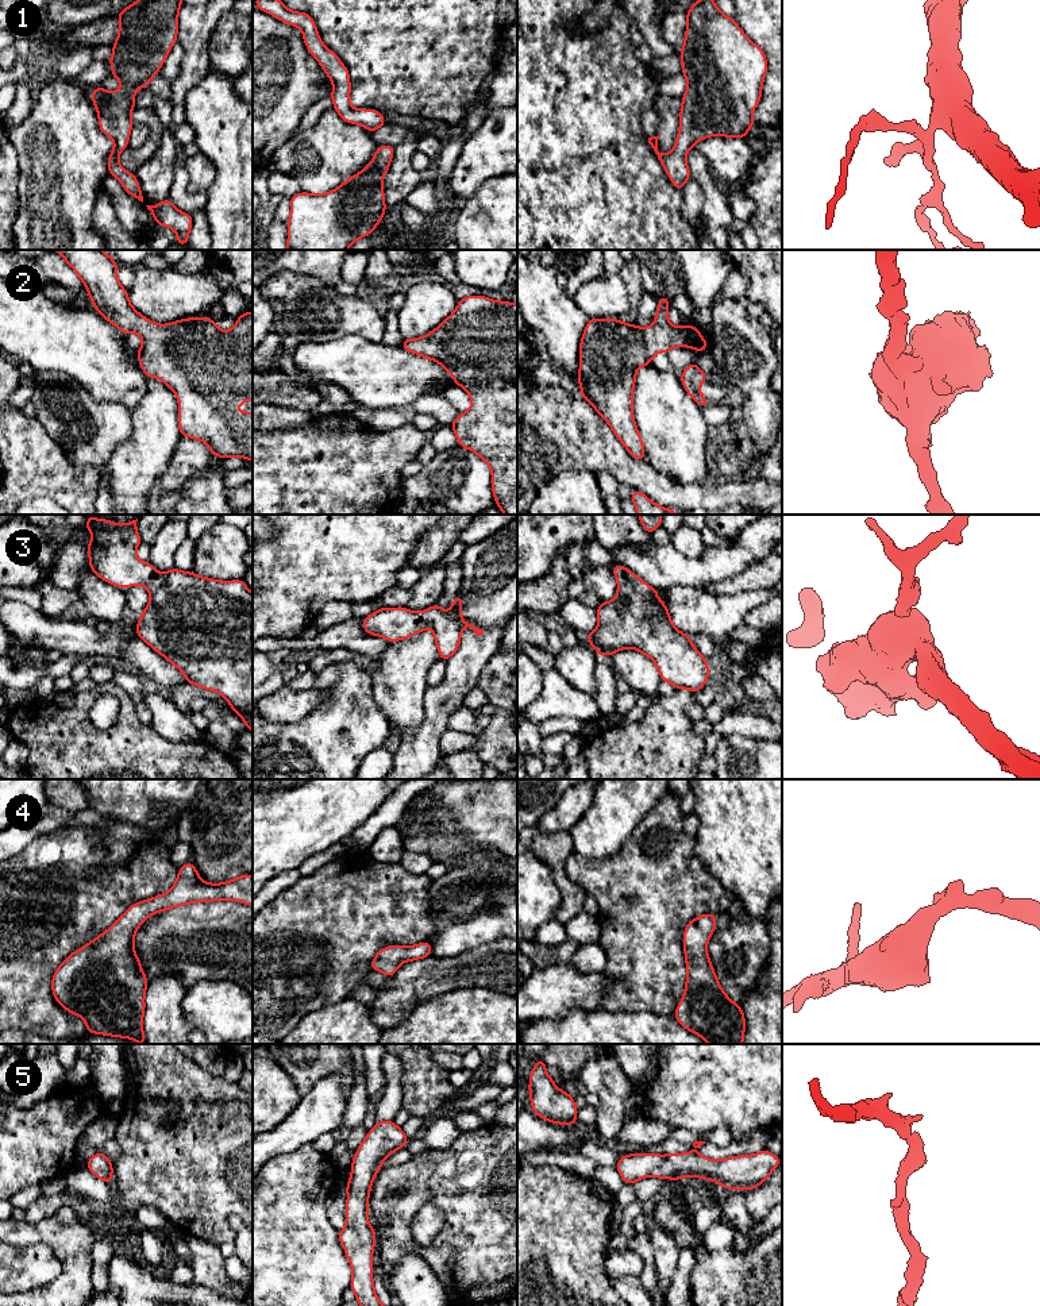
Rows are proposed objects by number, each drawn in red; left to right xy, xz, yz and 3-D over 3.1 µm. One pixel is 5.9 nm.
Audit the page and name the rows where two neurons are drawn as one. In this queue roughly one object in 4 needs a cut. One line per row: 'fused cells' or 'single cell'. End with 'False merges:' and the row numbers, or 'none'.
1: single cell
2: single cell
3: single cell
4: single cell
5: single cell
False merges: none

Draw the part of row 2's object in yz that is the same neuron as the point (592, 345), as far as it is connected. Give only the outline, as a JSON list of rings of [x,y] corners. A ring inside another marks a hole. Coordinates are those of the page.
[[[658,296],[658,300],[659,307],[652,325],[640,328],[636,324],[621,323],[617,317],[589,319],[579,343],[579,373],[577,375],[577,382],[582,388],[579,394],[610,425],[616,438],[638,461],[646,459],[642,436],[633,419],[633,386],[638,369],[651,365],[656,352],[667,354],[673,347],[692,347],[697,354],[709,347],[697,327],[671,325],[667,312],[671,300],[663,296]]]

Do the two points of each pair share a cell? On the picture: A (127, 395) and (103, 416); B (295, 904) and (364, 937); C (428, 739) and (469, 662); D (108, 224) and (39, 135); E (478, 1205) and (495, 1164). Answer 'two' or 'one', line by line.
A: two
B: one
C: one
D: two
E: one

